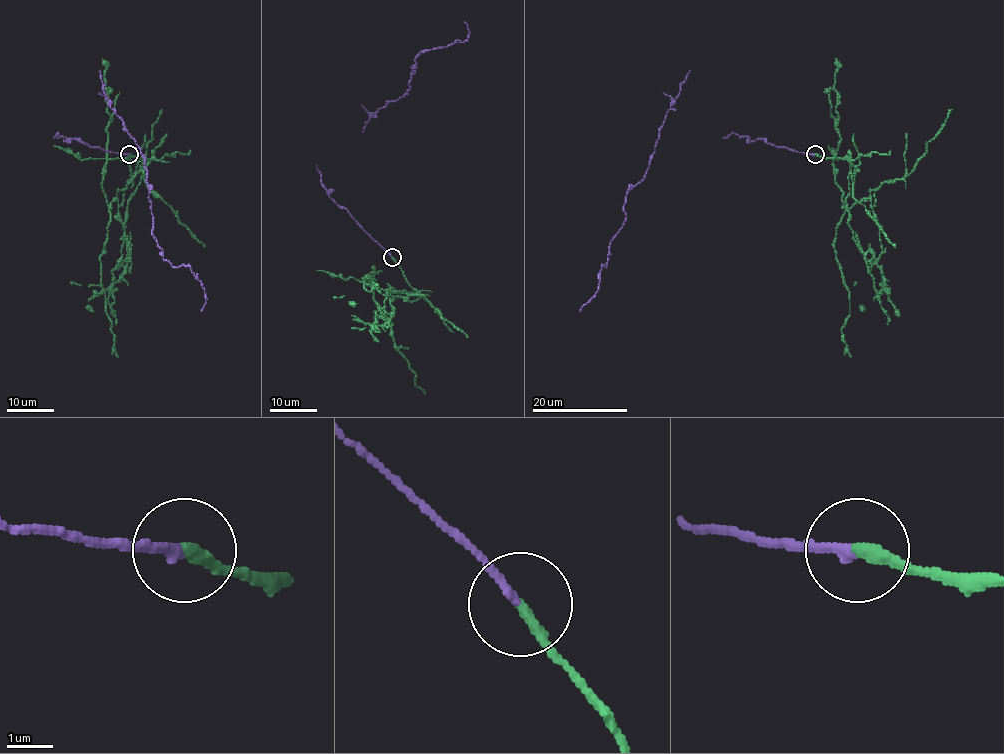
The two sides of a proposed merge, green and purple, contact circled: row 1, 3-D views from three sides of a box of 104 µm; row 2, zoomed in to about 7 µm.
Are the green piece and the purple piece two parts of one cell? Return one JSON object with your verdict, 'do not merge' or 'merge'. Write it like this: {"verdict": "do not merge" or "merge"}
{"verdict": "do not merge"}

